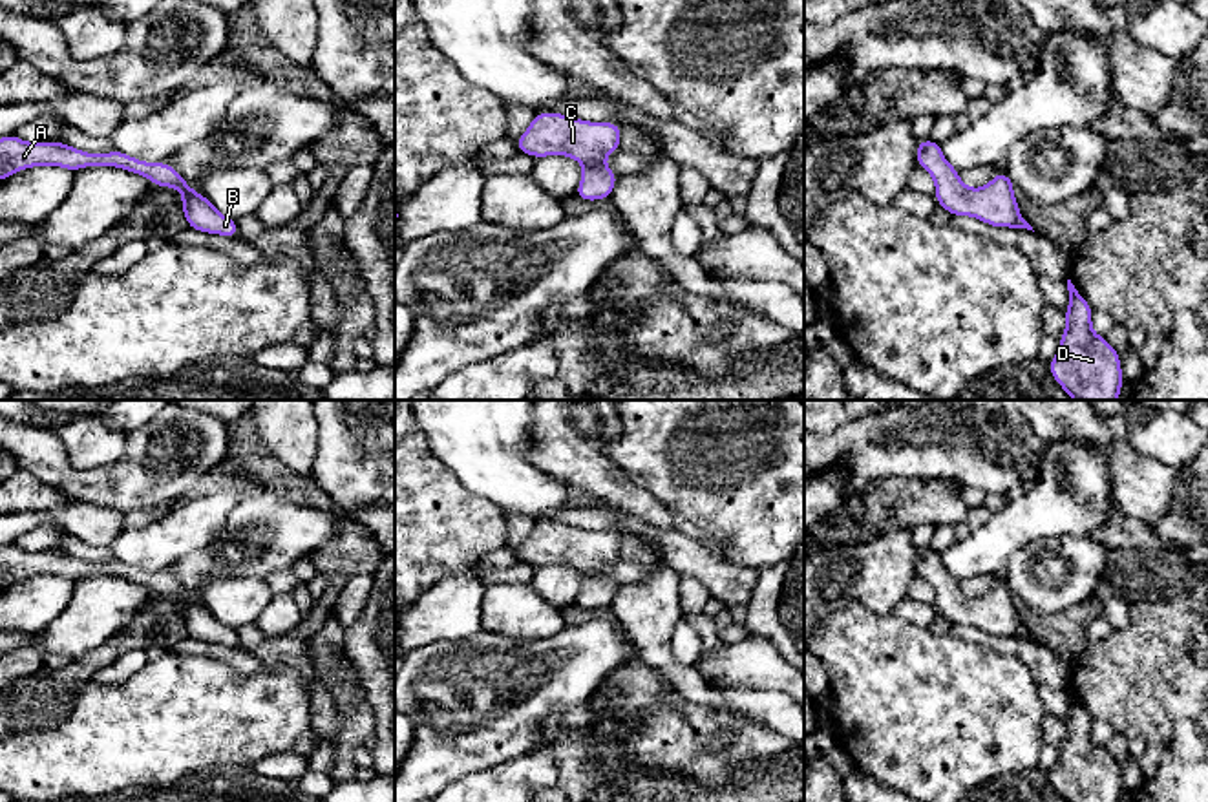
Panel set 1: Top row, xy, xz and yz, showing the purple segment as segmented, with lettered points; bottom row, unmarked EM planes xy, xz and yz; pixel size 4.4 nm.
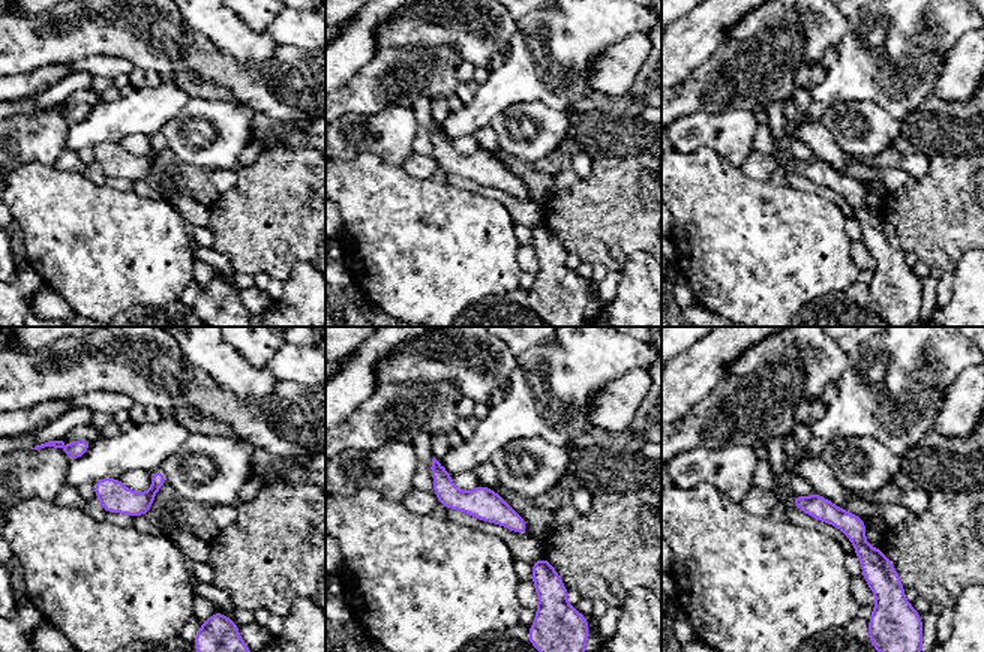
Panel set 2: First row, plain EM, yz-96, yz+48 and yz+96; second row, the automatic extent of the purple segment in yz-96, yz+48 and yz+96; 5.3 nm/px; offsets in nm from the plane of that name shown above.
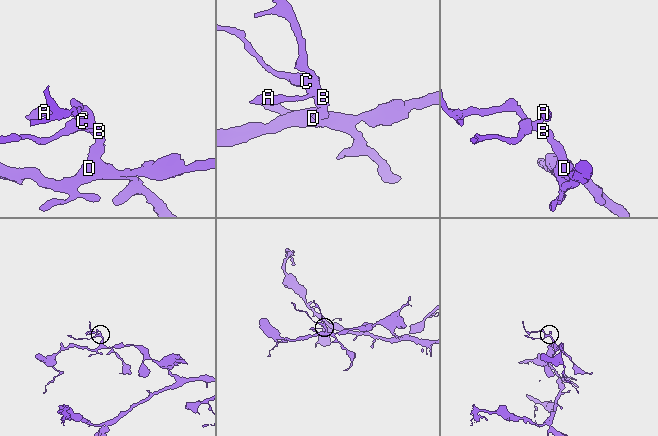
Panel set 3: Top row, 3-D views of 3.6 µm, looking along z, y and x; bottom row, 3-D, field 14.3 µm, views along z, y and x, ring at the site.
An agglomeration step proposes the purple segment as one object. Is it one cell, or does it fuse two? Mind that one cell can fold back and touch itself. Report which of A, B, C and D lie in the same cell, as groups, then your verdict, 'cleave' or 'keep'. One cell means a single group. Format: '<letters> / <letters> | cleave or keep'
A B C D | keep

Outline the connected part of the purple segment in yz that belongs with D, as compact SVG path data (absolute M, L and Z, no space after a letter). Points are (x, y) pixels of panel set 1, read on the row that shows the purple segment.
M1071 280L1067 290L1065 332L1056 356L1047 364L1049 373L1075 400L1118 400L1124 385L1120 353L1093 332L1093 309Z

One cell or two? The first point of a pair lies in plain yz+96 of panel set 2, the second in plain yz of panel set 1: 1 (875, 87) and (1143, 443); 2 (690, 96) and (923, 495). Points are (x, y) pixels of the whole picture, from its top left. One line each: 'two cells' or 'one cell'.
1: one cell
2: one cell

